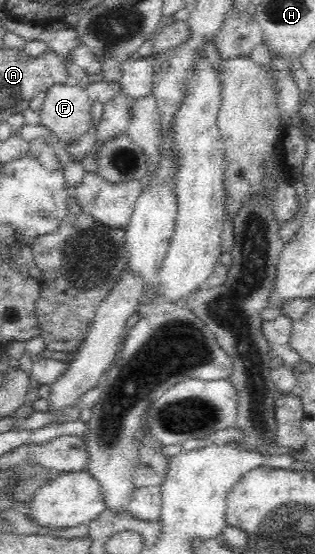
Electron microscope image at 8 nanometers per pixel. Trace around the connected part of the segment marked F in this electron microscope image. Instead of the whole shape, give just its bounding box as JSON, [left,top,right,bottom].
[39,82,92,143]

